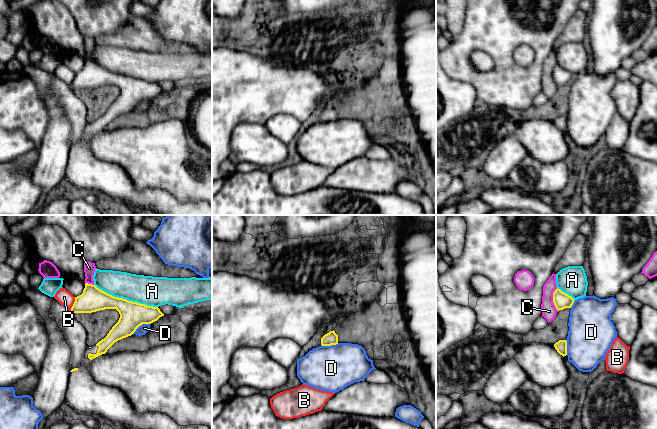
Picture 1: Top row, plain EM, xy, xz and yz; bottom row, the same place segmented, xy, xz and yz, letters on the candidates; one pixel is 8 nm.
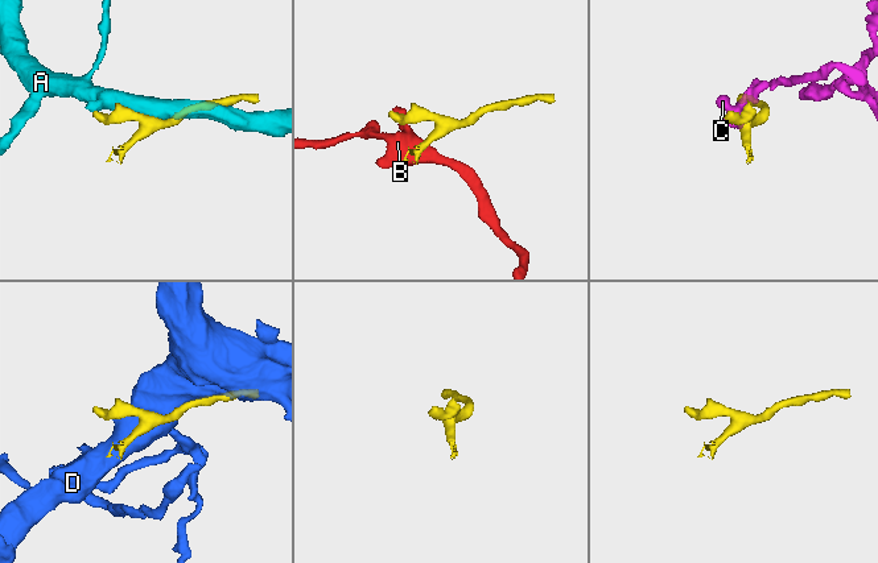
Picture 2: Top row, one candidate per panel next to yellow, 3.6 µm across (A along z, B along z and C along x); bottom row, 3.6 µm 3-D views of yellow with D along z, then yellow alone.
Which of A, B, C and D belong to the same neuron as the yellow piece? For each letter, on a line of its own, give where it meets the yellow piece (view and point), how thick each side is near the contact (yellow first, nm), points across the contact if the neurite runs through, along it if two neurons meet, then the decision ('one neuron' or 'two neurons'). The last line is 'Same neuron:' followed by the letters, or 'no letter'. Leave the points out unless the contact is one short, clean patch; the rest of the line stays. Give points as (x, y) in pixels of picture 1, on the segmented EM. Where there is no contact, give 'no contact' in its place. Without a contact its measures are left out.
A: meets yellow in xy at (125, 299); 200 nm thick on the yellow side, 240 nm on the other; two neurons
B: meets yellow in xy at (73, 304); 200 nm thick on the yellow side, 120 nm on the other; border along xy (75, 297), (70, 310); two neurons
C: meets yellow in yz at (553, 299); 140 nm thick on the yellow side, 120 nm on the other; two neurons
D: meets yellow in xy at (140, 325); 200 nm thick on the yellow side, 80 nm on the other; two neurons
Same neuron: no letter

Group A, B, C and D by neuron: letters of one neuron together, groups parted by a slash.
A / B / C / D

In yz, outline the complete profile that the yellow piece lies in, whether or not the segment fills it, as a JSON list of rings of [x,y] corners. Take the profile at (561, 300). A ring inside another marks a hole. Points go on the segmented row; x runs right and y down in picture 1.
[[[558,288],[553,293],[553,303],[558,311],[565,308],[571,308],[574,301],[575,300],[571,296]]]

